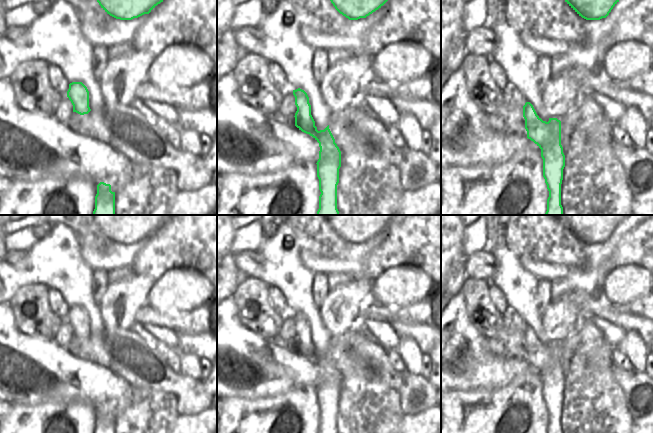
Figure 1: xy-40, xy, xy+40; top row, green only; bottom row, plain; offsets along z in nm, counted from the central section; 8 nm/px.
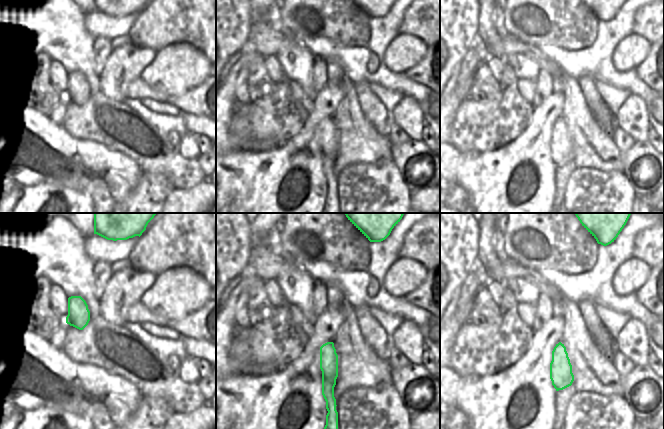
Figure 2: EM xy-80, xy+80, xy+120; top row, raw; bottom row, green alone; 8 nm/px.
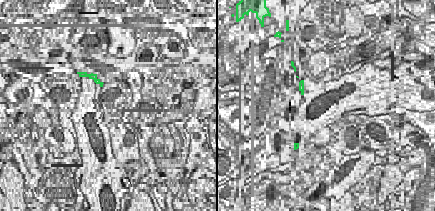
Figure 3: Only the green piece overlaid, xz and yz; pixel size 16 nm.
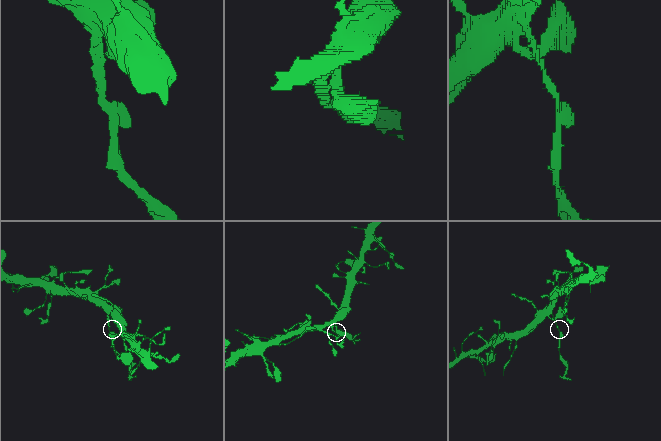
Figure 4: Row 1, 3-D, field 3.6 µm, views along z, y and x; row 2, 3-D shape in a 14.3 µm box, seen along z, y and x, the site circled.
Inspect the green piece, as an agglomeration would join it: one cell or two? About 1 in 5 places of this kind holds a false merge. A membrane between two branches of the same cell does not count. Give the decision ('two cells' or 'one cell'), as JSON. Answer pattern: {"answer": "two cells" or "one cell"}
{"answer": "two cells"}

